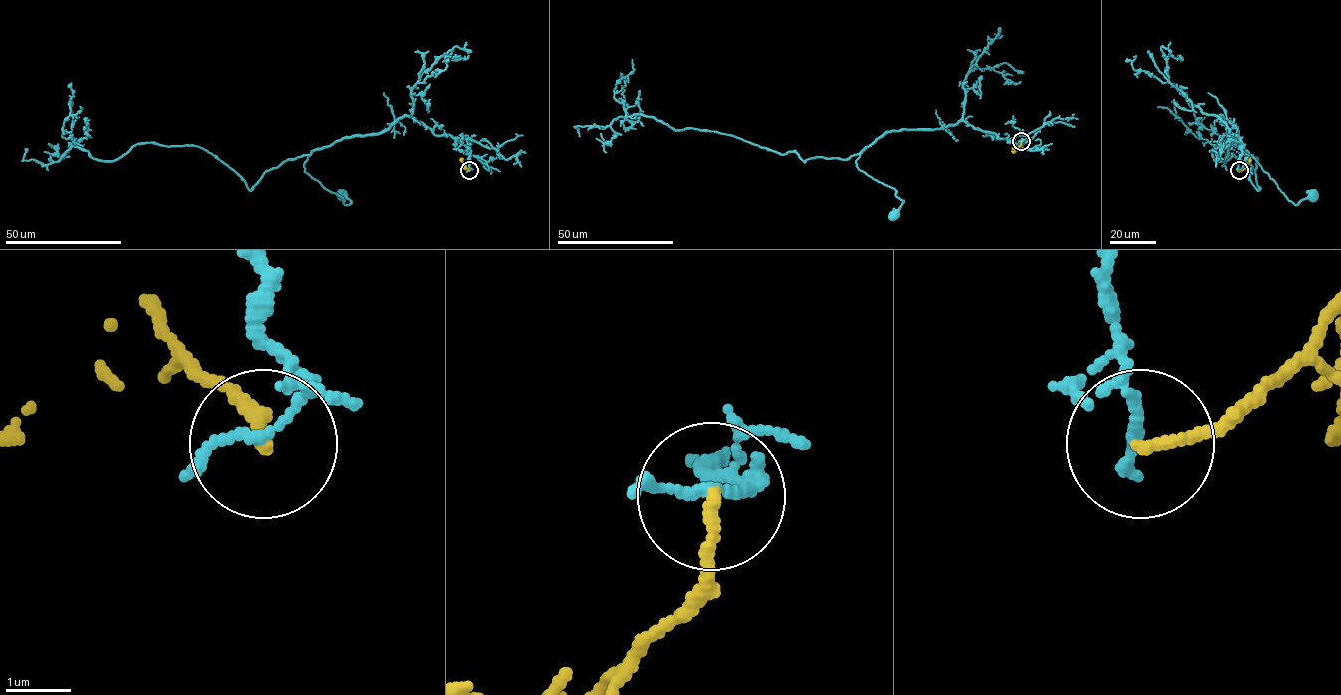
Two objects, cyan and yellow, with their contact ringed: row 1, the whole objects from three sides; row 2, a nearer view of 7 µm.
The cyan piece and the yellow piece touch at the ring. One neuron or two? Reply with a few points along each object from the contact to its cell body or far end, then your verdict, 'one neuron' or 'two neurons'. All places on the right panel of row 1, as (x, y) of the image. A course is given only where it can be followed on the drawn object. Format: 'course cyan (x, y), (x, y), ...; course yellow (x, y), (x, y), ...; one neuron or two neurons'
course cyan (1239, 171), (1241, 142), (1219, 116), (1229, 140), (1244, 149), (1295, 205), (1313, 194); course yellow (1239, 171), (1249, 158); two neurons

